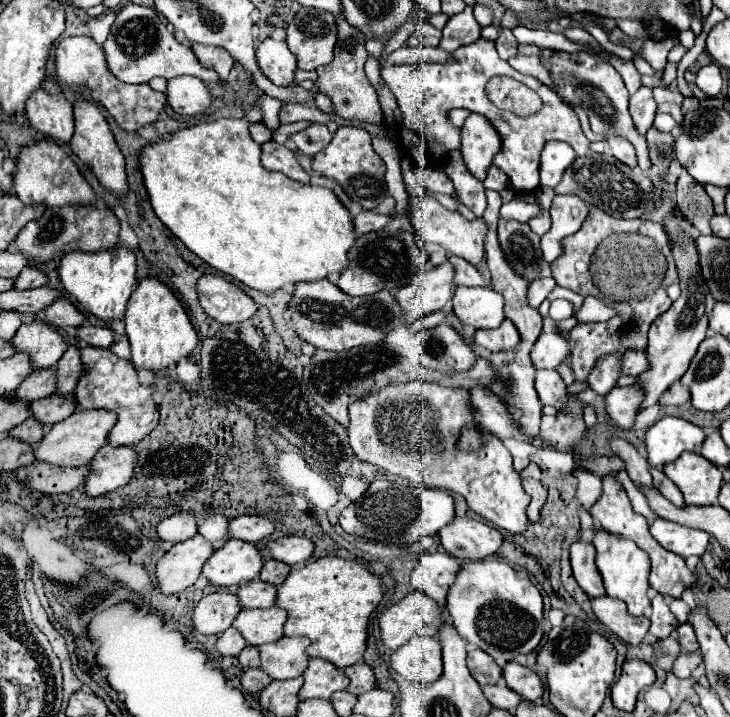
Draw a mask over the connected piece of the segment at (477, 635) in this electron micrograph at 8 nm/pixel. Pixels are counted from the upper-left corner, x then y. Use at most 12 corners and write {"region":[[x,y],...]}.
{"region":[[498,558],[462,564],[446,608],[498,666],[544,634],[540,590]]}

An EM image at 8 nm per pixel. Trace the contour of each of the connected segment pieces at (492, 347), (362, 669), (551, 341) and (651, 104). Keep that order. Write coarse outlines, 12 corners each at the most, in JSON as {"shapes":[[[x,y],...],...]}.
{"shapes":[[[510,320],[496,330],[476,330],[476,344],[506,352],[520,342]],[[354,664],[344,672],[350,678],[348,692],[358,696],[376,688],[368,664]],[[544,332],[530,358],[534,368],[556,368],[570,354],[568,338]],[[642,86],[630,96],[630,114],[638,132],[656,116],[652,90]]]}

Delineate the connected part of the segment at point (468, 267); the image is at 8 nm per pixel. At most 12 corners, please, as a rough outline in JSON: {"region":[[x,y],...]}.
{"region":[[448,260],[456,268],[456,286],[490,286],[490,278],[468,260]]}

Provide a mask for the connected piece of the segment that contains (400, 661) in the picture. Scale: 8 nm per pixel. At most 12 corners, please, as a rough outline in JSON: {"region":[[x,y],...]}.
{"region":[[414,636],[392,652],[406,680],[432,684],[442,676],[438,638]]}

